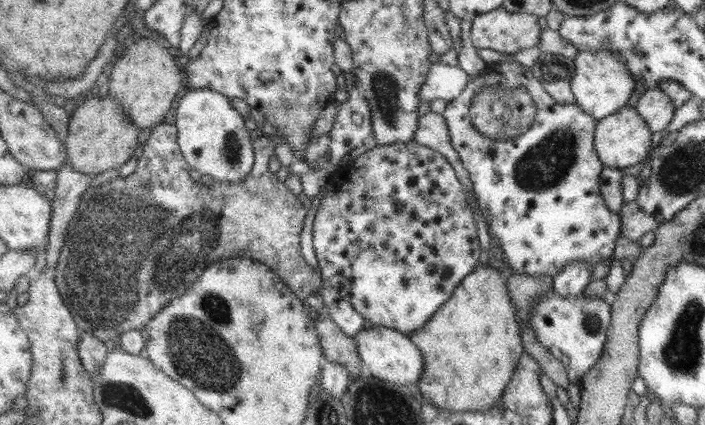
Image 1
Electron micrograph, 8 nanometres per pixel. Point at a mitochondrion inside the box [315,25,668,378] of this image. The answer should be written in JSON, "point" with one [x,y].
{"point":[545,165]}

